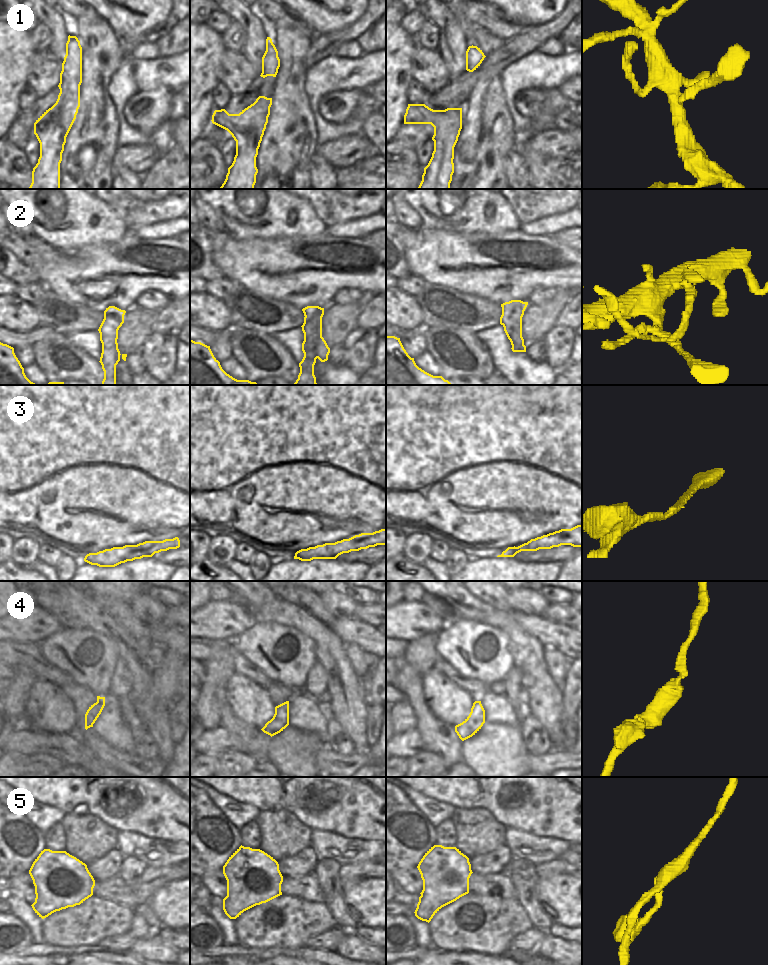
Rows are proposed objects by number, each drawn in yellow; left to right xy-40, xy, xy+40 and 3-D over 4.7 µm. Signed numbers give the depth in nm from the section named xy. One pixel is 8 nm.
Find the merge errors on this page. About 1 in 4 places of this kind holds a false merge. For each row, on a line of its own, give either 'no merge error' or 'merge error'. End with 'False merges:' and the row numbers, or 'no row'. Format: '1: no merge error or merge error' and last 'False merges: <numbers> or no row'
1: no merge error
2: merge error
3: no merge error
4: no merge error
5: no merge error
False merges: 2

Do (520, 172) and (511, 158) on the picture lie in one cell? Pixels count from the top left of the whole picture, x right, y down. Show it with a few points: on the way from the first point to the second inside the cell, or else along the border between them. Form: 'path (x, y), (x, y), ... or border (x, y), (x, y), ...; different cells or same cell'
path (517, 169), (513, 161); same cell

